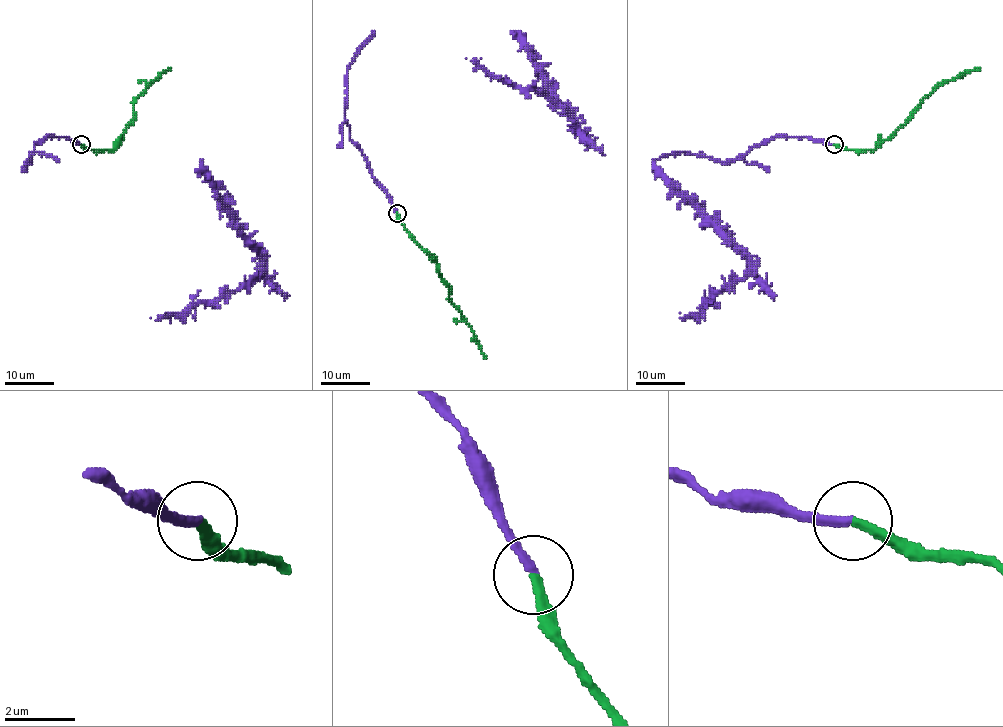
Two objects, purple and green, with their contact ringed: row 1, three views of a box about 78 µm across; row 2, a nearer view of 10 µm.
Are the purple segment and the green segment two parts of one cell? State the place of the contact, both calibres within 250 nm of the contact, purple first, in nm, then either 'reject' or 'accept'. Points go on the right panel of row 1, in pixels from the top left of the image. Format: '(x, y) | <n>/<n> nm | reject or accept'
(834, 144) | 240/280 nm | accept

